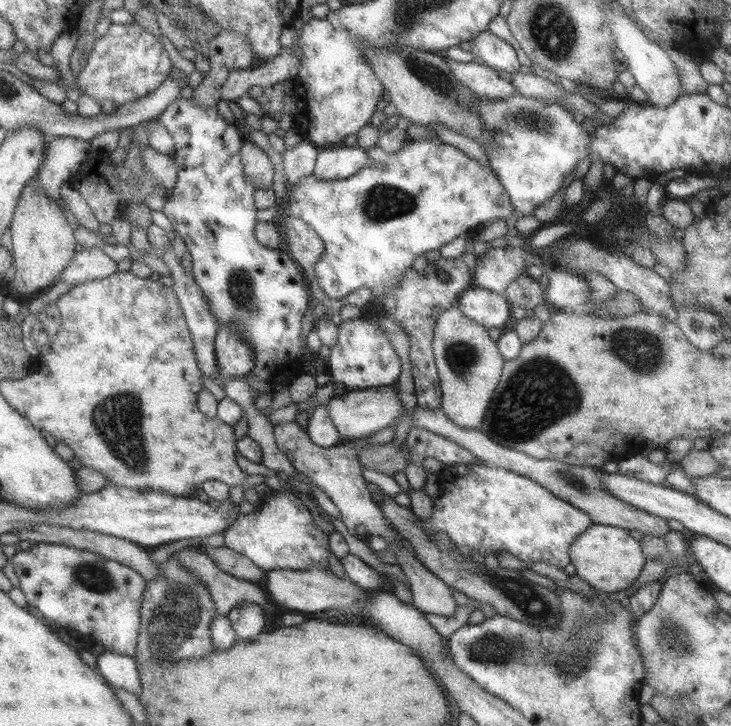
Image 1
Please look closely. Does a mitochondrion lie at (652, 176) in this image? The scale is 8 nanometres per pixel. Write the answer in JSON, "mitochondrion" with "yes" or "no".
{"mitochondrion":"no"}

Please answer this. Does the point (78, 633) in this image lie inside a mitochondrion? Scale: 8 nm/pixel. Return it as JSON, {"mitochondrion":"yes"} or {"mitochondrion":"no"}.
{"mitochondrion":"no"}

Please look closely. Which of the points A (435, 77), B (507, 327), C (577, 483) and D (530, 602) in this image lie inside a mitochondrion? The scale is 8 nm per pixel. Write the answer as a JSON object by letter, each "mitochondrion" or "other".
{"A":"mitochondrion","B":"other","C":"mitochondrion","D":"mitochondrion"}

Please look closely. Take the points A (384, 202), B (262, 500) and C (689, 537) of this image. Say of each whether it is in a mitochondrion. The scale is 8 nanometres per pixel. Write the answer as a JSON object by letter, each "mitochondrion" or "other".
{"A":"mitochondrion","B":"other","C":"other"}

